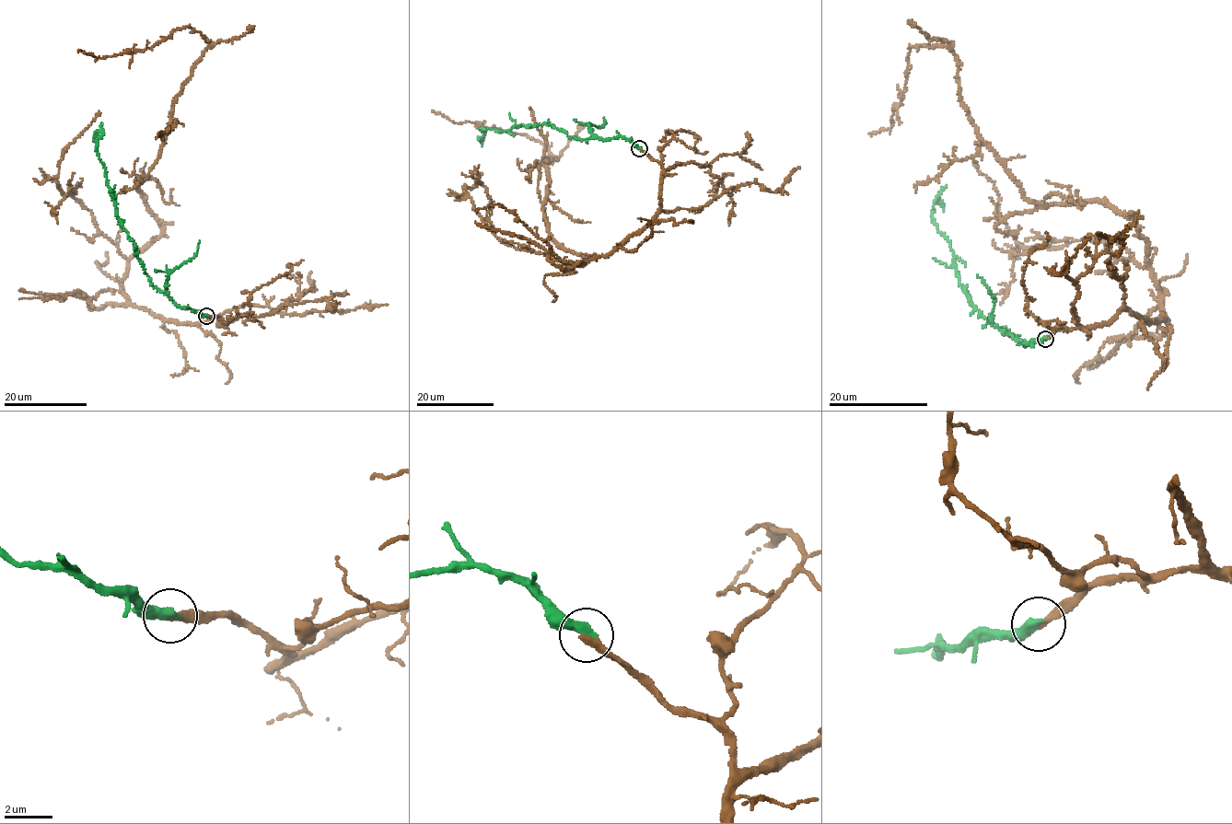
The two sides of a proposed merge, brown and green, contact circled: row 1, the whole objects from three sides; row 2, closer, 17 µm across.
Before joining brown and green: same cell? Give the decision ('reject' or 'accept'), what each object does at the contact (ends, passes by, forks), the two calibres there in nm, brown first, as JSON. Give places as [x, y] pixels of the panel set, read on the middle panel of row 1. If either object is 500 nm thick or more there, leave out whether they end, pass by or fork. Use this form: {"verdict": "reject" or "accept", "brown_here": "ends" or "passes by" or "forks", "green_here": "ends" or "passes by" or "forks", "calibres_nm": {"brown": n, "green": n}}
{"verdict": "accept", "brown_here": "ends", "green_here": "ends", "calibres_nm": {"brown": 260, "green": 440}}

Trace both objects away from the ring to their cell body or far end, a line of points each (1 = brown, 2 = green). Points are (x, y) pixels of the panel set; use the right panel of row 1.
1: (1045, 339), (1121, 309), (1162, 318), (1135, 221), (1029, 202), (945, 46), (911, 48), (892, 124), (868, 134)
2: (1045, 339), (1024, 346), (973, 306), (959, 284), (948, 237), (933, 221), (938, 199), (944, 212)

